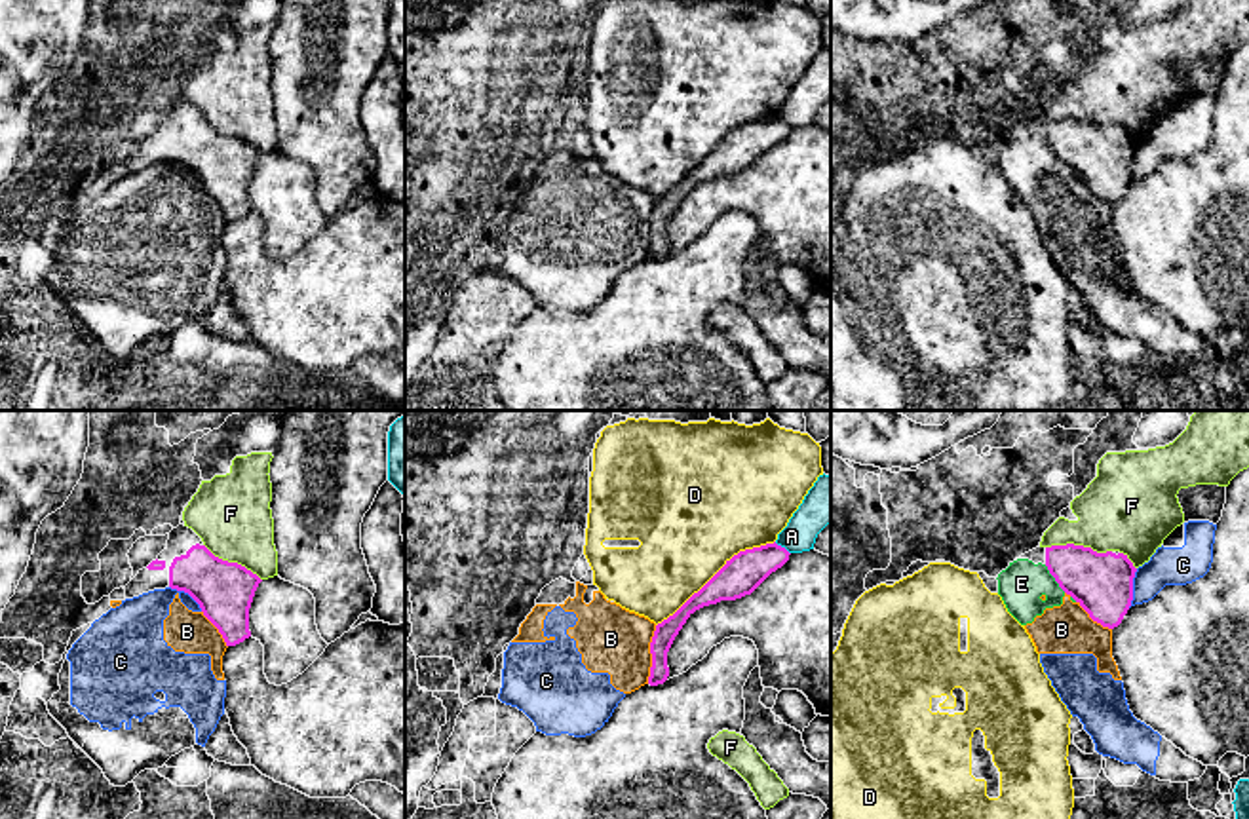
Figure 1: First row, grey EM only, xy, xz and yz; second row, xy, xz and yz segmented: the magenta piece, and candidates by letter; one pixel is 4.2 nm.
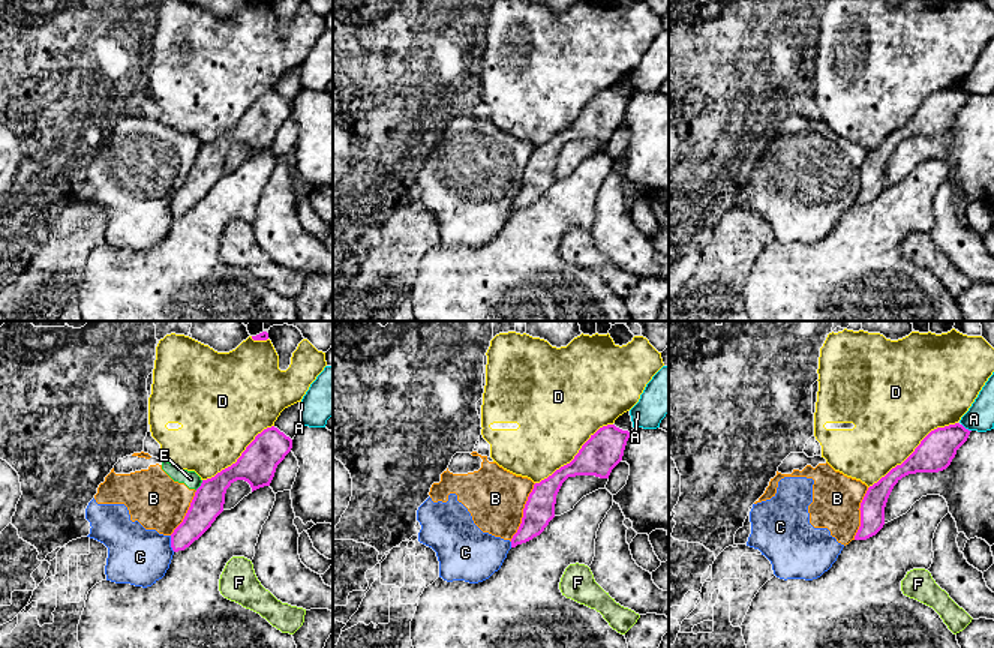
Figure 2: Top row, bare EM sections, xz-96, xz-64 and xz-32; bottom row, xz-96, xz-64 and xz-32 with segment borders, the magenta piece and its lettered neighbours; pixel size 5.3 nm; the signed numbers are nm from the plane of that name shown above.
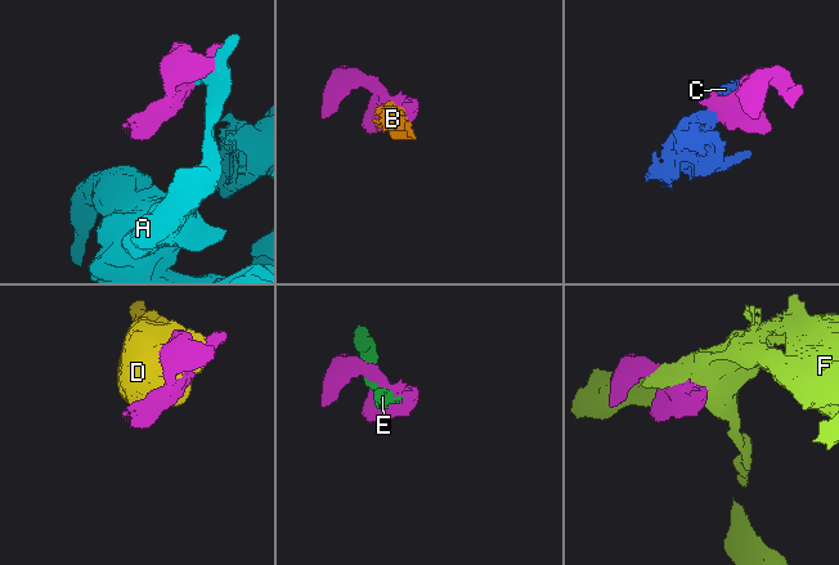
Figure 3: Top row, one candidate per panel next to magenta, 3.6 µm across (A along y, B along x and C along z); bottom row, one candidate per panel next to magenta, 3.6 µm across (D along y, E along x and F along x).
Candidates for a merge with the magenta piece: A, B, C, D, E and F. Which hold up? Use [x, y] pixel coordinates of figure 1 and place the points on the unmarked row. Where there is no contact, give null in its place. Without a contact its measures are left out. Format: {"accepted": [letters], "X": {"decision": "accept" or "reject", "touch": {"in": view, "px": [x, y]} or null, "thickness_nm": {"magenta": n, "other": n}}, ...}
{"accepted": [], "A": {"decision": "reject", "touch": {"in": "xz", "px": [780, 120]}, "thickness_nm": {"magenta": 170, "other": 160}}, "B": {"decision": "reject", "touch": {"in": "xz", "px": [651, 227]}, "thickness_nm": {"magenta": 90, "other": 280}}, "C": {"decision": "reject", "touch": {"in": "yz", "px": [1132, 162]}, "thickness_nm": {"magenta": 260, "other": 160}}, "D": {"decision": "reject", "touch": {"in": "xz", "px": [717, 147]}, "thickness_nm": {"magenta": 170, "other": 460}}, "E": {"decision": "reject", "touch": {"in": "yz", "px": [1054, 151]}, "thickness_nm": {"magenta": 260, "other": 190}}, "F": {"decision": "reject", "touch": {"in": "yz", "px": [1078, 120]}, "thickness_nm": {"magenta": 260, "other": 360}}}

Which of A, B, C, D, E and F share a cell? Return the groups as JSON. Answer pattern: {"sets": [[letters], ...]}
{"sets": [["A"], ["B", "C", "E"], ["D"], ["F"]]}

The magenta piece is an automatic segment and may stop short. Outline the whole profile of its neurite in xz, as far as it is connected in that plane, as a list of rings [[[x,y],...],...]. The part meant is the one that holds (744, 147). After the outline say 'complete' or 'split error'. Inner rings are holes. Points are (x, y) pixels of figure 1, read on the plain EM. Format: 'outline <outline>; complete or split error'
outline [[[776,116],[740,125],[673,190],[658,198],[650,217],[652,241],[648,258],[658,260],[667,255],[667,226],[686,194],[696,184],[721,175],[736,175],[751,169],[772,146],[789,135],[789,129],[791,127]]]; complete

